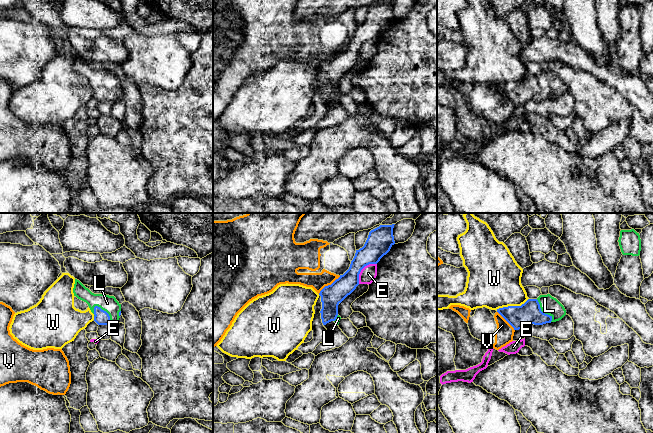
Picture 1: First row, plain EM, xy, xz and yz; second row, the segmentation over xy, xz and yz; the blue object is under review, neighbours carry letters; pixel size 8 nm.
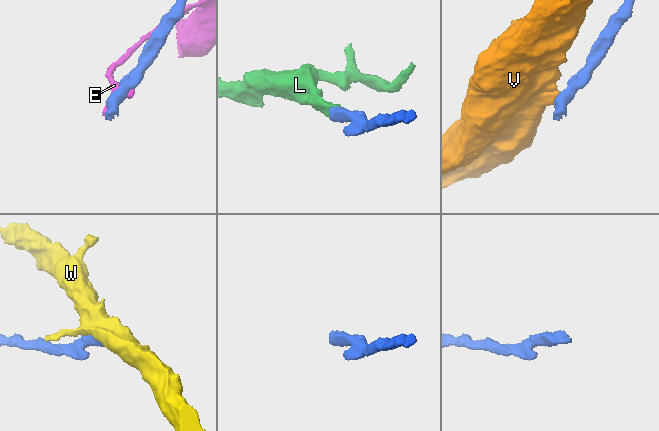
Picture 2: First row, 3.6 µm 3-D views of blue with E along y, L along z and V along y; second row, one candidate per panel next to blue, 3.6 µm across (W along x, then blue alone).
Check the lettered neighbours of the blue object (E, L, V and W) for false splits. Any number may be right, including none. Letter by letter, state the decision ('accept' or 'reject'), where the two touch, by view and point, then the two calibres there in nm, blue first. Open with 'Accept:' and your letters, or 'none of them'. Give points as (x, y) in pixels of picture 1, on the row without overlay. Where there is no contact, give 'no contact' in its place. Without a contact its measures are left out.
Accept: L
E: reject; meets blue in xz at (362, 44); 200 nm thick on the blue side, 120 nm on the other
L: accept; meets blue in xy at (107, 89); 120 nm thick on the blue side, 130 nm on the other
V: reject; meets blue in xz at (329, 61); 170 nm thick on the blue side, 140 nm on the other
W: reject; meets blue in yz at (512, 82); 180 nm thick on the blue side, 440 nm on the other

